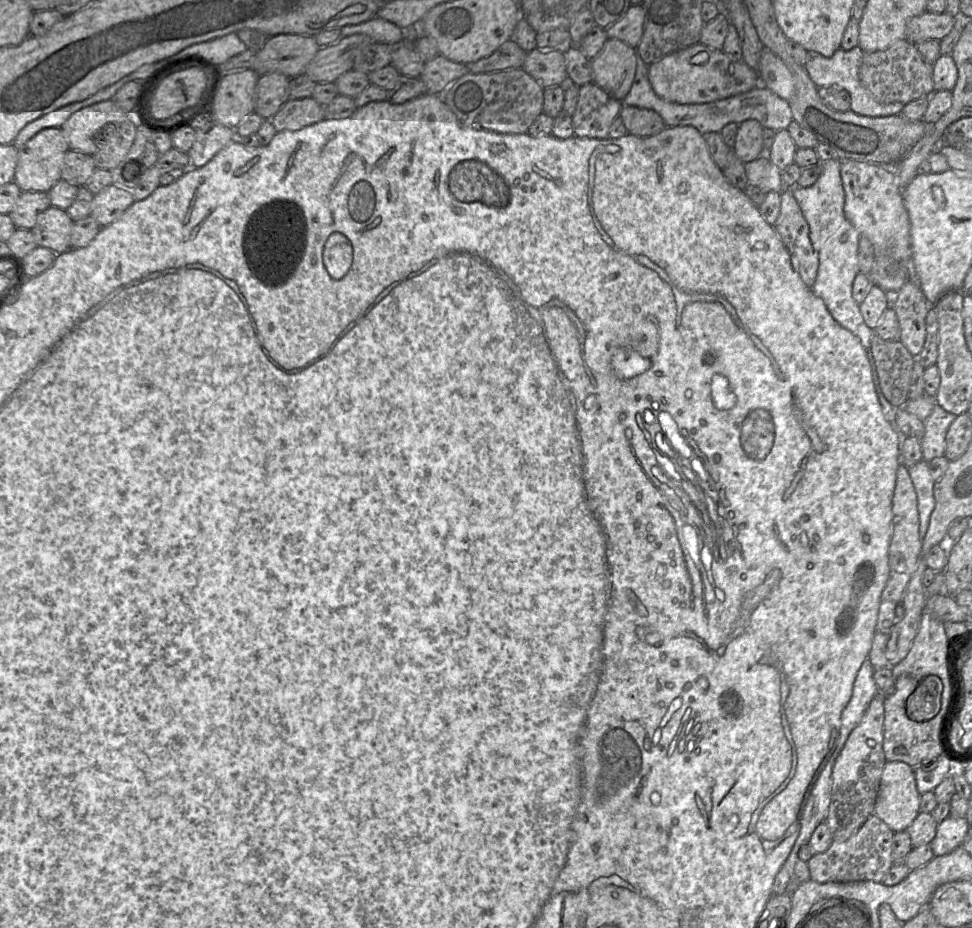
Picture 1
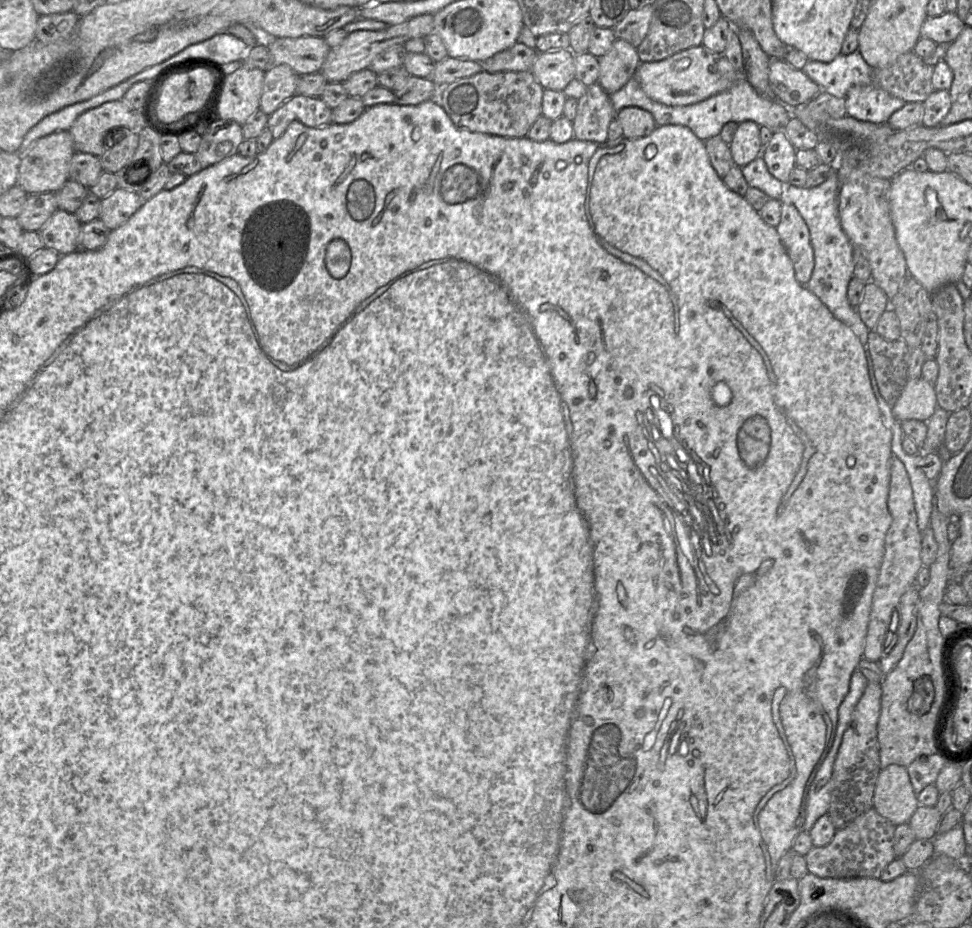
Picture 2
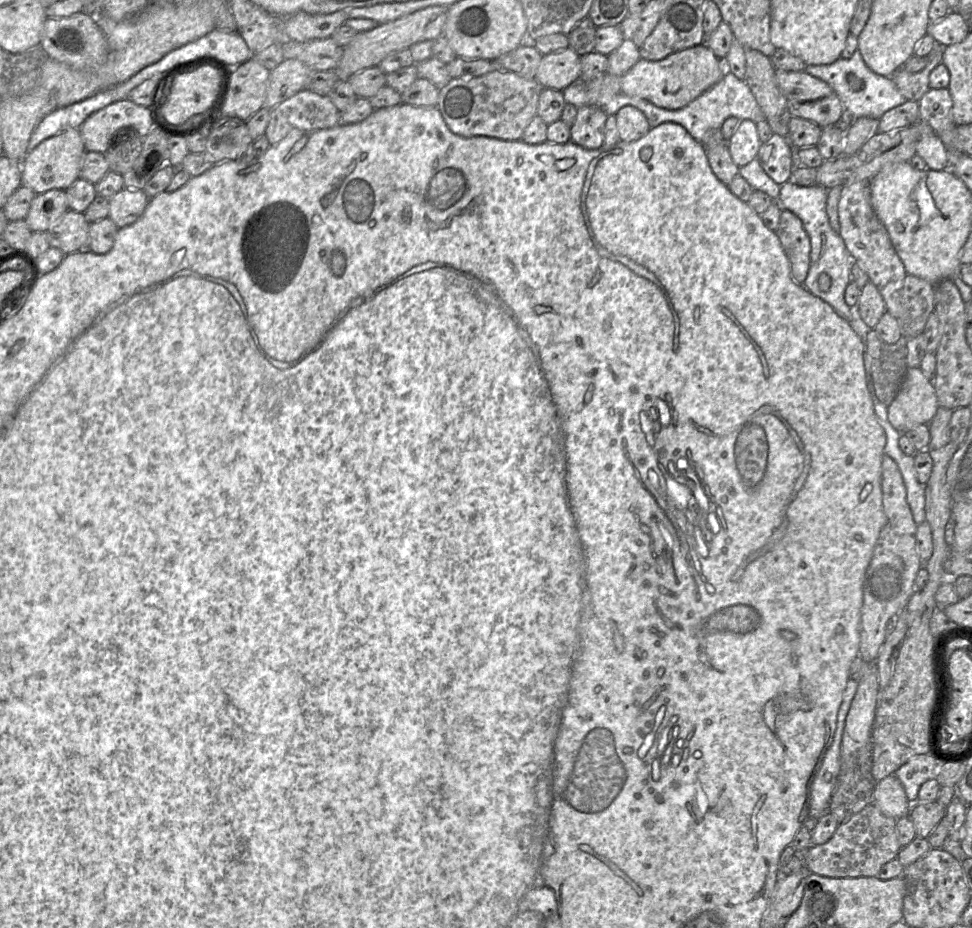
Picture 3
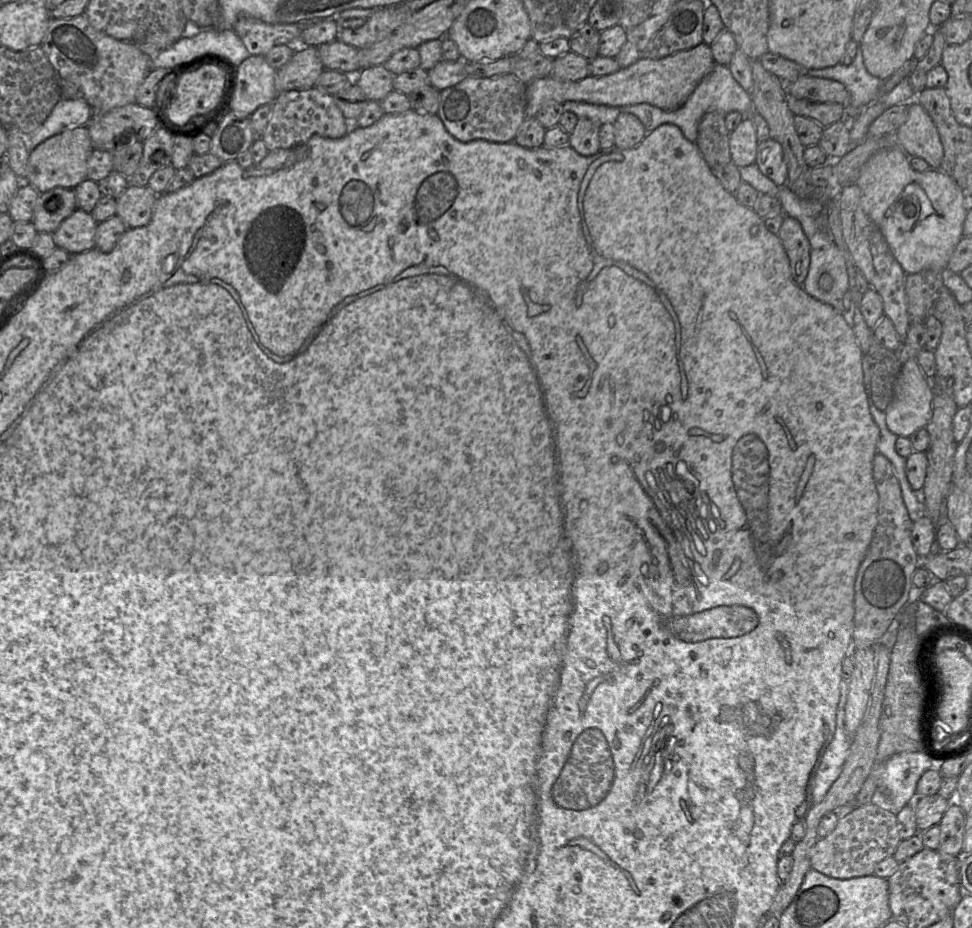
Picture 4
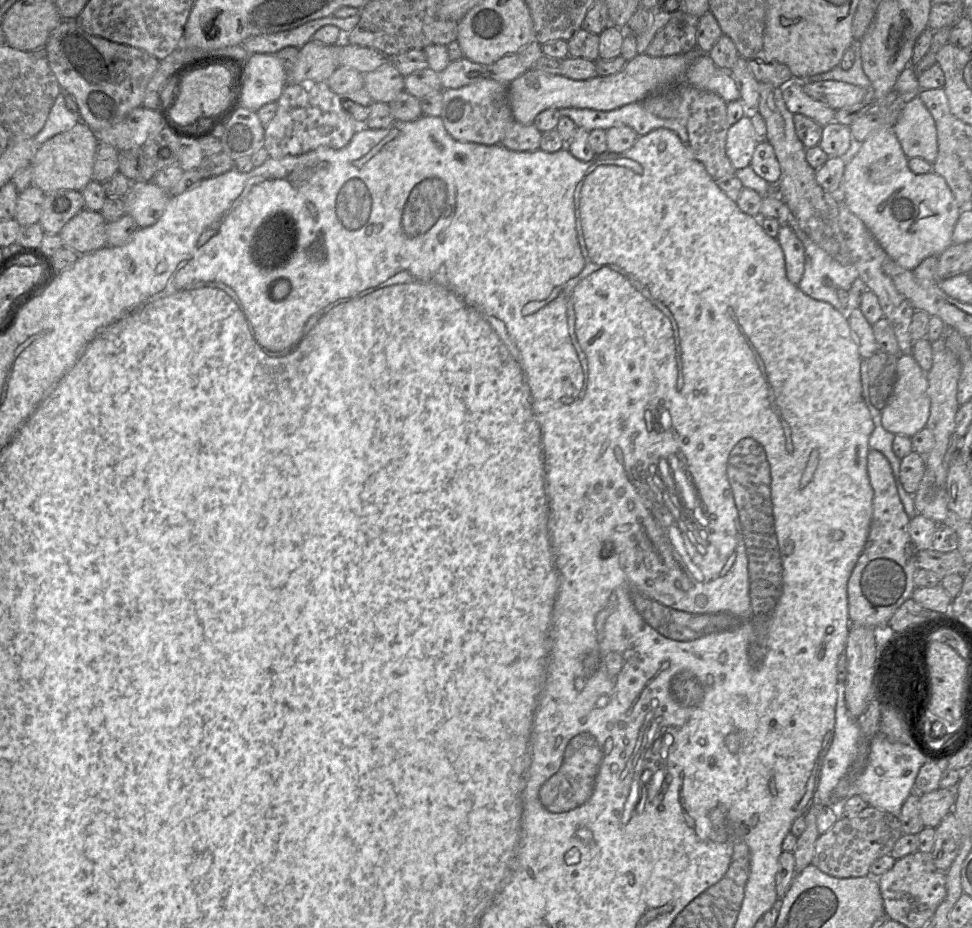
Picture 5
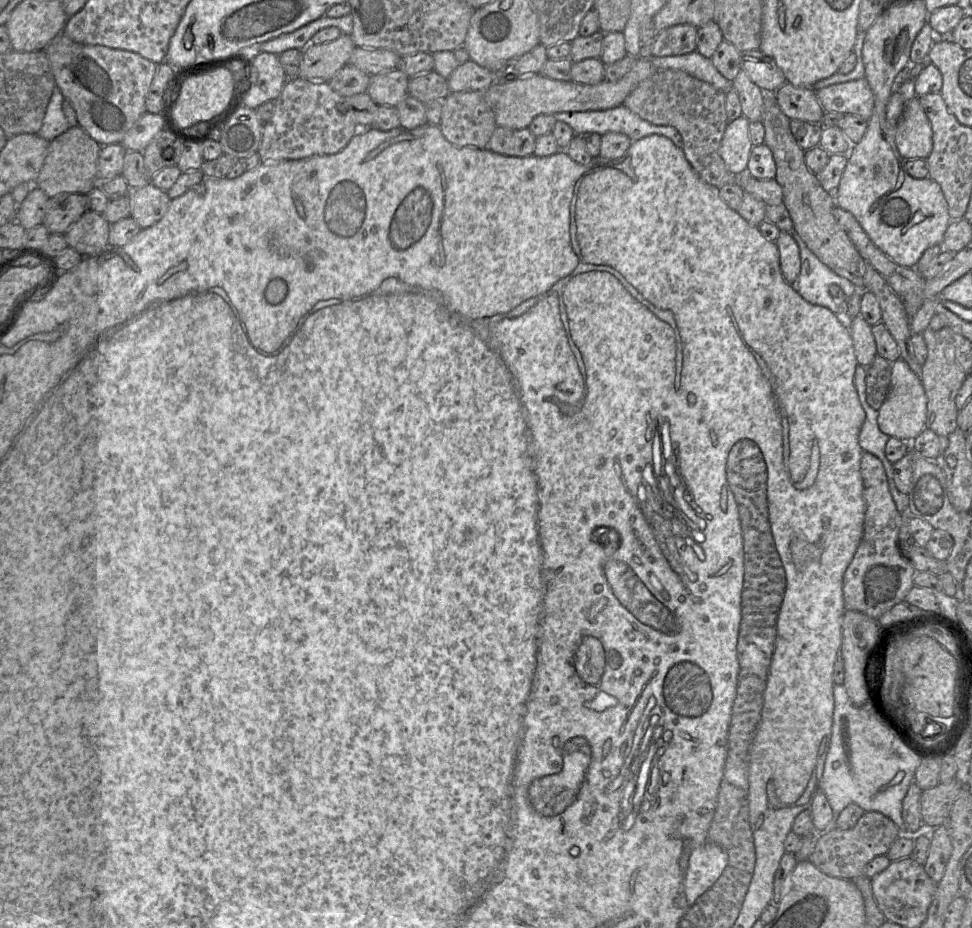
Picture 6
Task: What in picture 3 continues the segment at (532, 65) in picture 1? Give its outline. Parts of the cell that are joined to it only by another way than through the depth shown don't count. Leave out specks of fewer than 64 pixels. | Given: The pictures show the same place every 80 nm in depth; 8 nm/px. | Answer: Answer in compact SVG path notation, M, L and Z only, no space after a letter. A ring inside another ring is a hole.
M570 46L542 56L541 62L536 71L535 79L543 88L564 90L567 86L576 81L581 81L581 56Z

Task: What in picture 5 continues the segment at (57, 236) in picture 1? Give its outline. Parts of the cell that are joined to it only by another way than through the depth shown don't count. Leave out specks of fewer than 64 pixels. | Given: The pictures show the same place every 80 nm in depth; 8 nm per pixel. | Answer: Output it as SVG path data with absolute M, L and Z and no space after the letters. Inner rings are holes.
M82 209L60 231L63 246L72 249L78 255L105 246L106 223L101 212Z

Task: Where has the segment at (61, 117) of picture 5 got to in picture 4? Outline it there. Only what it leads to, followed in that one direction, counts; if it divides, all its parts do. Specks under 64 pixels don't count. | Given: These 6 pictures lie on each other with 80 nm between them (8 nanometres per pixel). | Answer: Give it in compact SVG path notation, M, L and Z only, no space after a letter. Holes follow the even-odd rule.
M83 97L61 98L45 122L27 137L29 149L68 128L86 126L93 117L93 110Z

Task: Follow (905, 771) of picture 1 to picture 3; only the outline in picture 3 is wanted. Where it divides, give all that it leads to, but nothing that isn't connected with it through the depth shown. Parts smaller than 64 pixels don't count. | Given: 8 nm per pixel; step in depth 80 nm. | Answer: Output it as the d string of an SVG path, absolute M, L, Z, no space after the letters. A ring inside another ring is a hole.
M893 773L876 783L873 803L887 817L899 819L907 816L912 808L899 778Z

